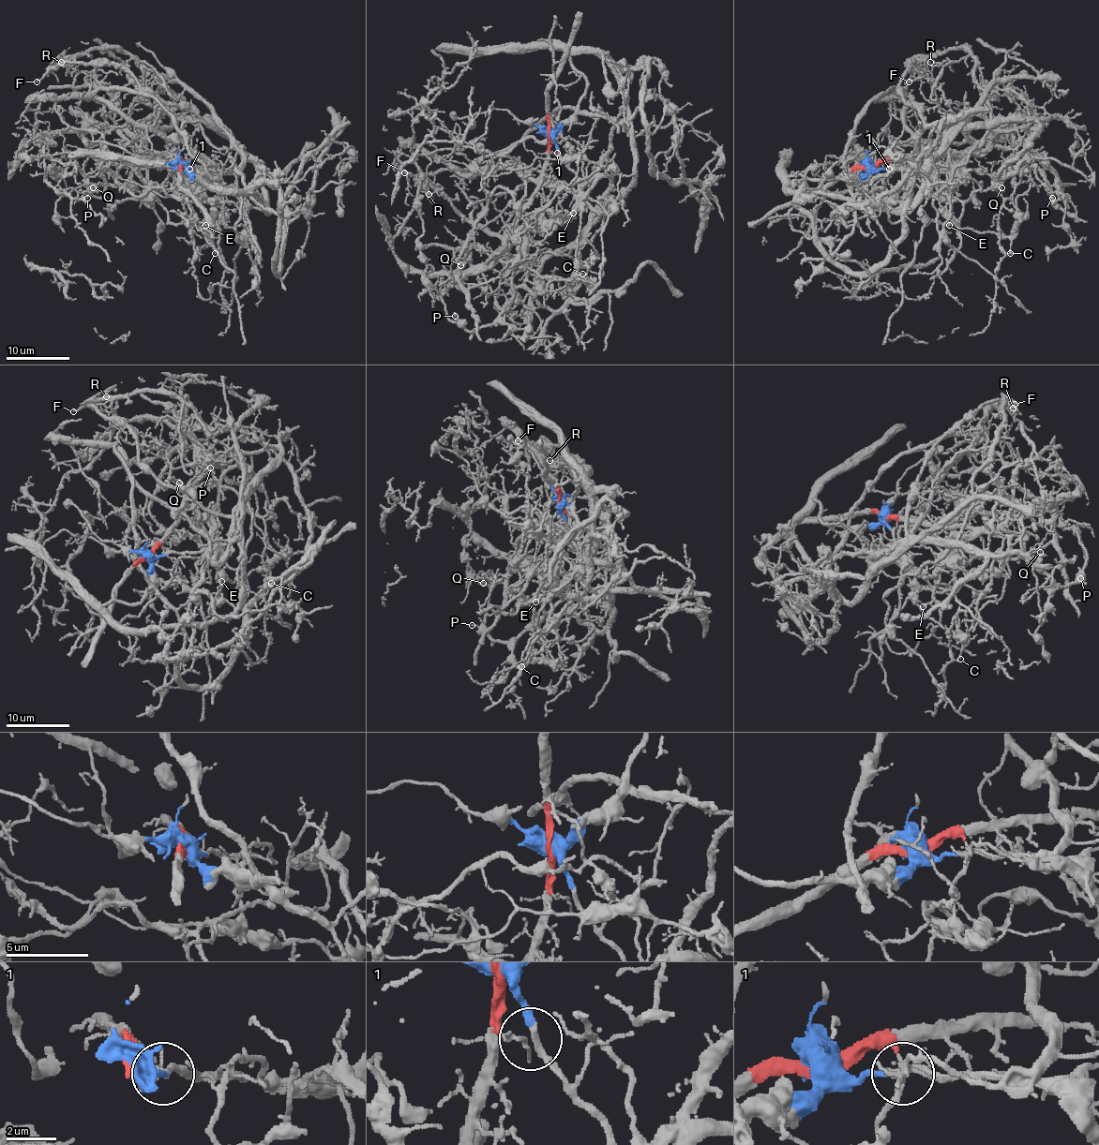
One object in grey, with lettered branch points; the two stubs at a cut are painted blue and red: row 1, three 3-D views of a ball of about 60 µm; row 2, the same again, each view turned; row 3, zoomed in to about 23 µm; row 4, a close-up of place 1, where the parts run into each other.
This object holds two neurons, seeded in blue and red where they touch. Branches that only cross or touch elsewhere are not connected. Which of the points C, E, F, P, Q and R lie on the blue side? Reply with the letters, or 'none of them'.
F, R

